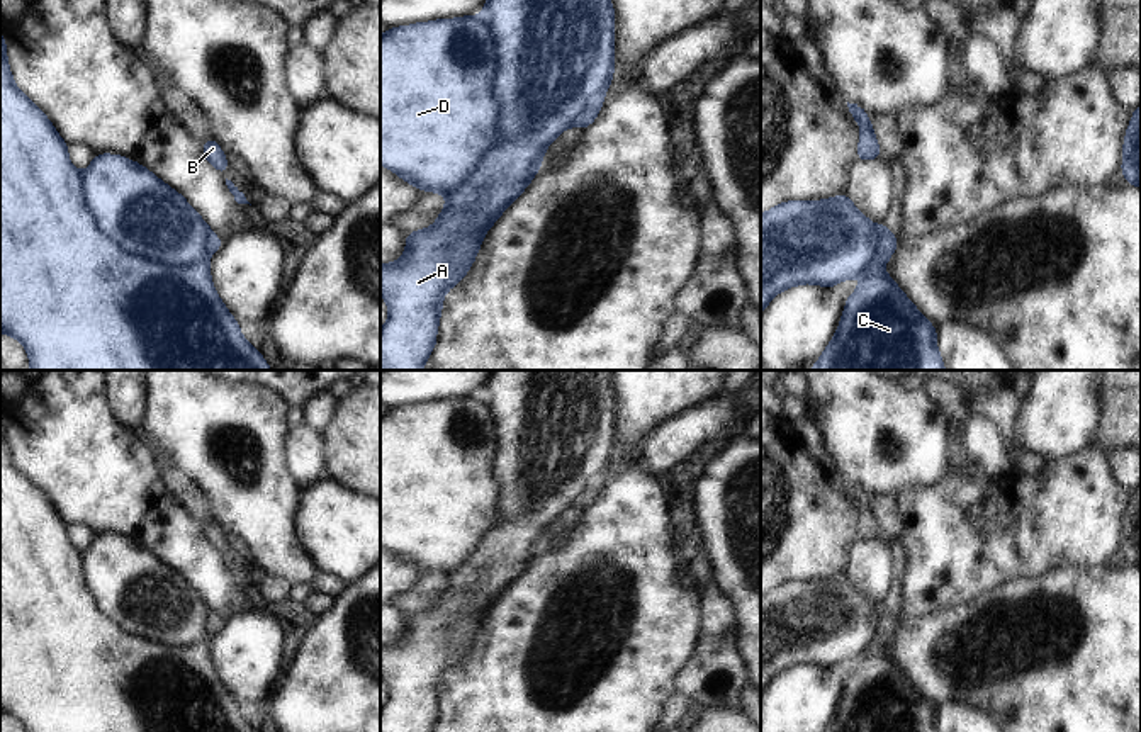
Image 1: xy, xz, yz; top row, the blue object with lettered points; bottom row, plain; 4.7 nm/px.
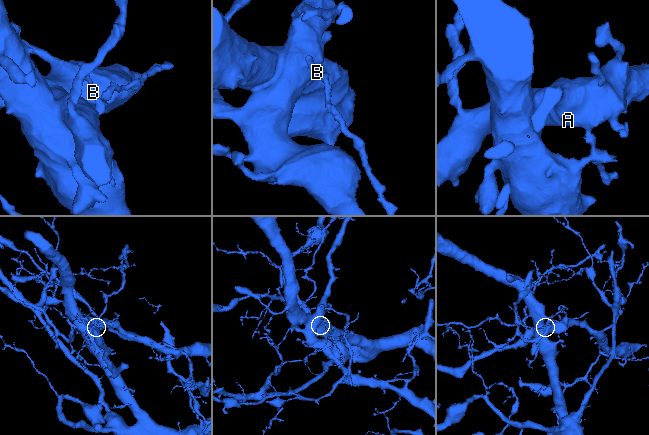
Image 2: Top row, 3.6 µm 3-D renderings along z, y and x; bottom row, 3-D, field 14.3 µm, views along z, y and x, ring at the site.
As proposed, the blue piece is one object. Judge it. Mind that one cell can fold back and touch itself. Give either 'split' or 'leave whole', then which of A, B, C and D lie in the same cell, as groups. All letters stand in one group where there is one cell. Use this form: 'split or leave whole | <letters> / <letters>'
split | A / B C D

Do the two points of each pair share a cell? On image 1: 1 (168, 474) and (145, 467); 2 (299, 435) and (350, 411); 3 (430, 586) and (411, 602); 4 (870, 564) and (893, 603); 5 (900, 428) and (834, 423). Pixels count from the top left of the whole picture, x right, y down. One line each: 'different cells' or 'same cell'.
1: different cells
2: different cells
3: same cell
4: different cells
5: same cell

